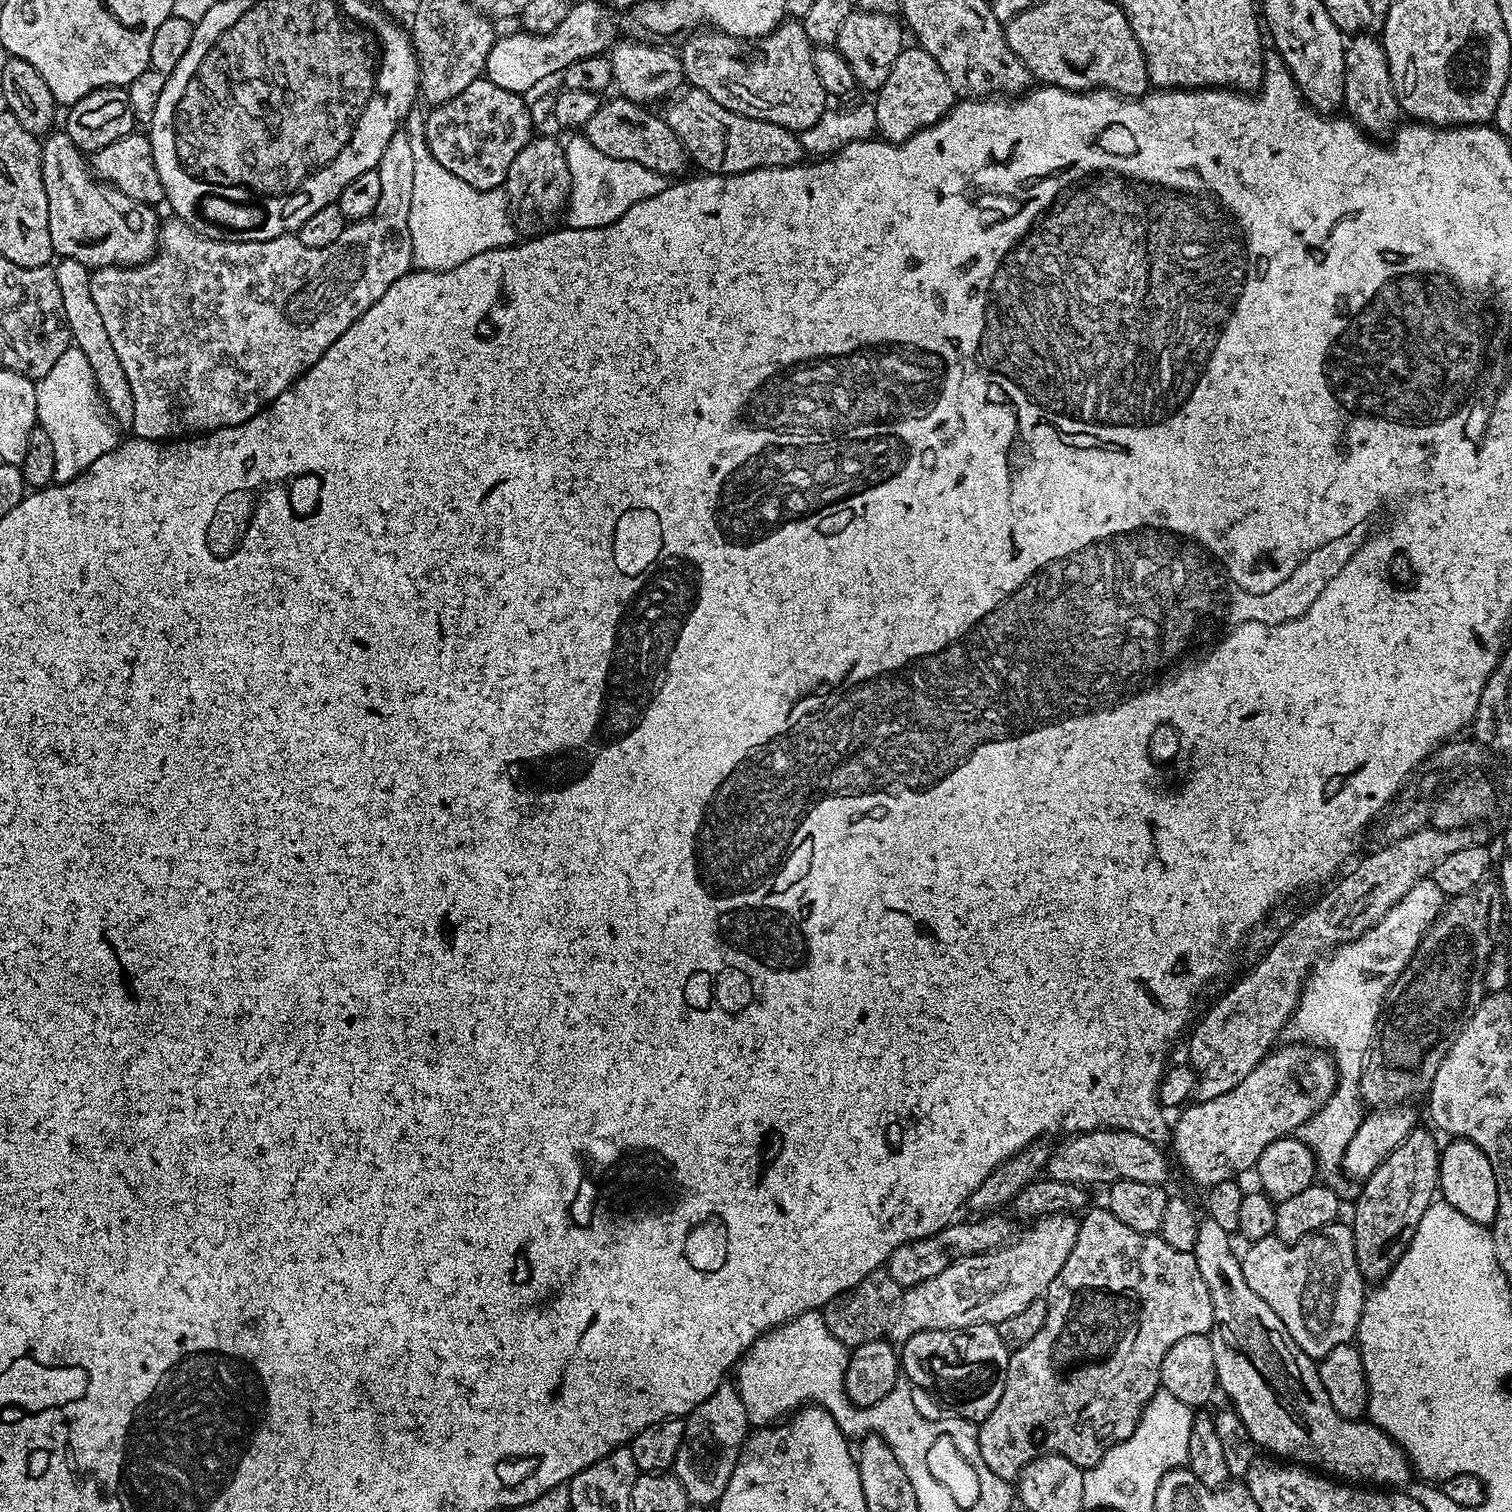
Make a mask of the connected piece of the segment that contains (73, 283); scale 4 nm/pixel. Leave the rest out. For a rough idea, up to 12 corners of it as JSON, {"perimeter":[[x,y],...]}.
{"perimeter":[[63,257],[54,271],[73,341],[121,431],[136,425],[127,365],[94,302],[91,269]]}

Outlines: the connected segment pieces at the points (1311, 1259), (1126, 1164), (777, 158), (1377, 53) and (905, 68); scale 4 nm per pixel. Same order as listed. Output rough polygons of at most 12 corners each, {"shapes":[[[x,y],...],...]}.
{"shapes":[[[1347,1223],[1299,1244],[1275,1235],[1242,1256],[1250,1289],[1287,1339],[1323,1358],[1356,1331],[1304,1308],[1332,1304],[1328,1268],[1356,1255]],[[1139,1131],[1071,1135],[1048,1157],[1058,1182],[1163,1185],[1168,1160]],[[704,104],[708,174],[789,168],[806,156],[789,128]],[[1347,41],[1344,104],[1373,137],[1401,123],[1383,43]],[[905,47],[874,102],[879,135],[909,140],[952,111],[933,55]]]}

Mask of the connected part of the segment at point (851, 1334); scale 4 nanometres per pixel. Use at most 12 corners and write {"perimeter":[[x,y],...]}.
{"perimeter":[[871,1272],[824,1305],[832,1334],[849,1349],[896,1324],[906,1292]]}

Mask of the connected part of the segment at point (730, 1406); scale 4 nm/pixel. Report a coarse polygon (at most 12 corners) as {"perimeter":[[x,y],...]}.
{"perimeter":[[728,1386],[691,1413],[674,1468],[693,1505],[715,1505],[750,1421]]}

